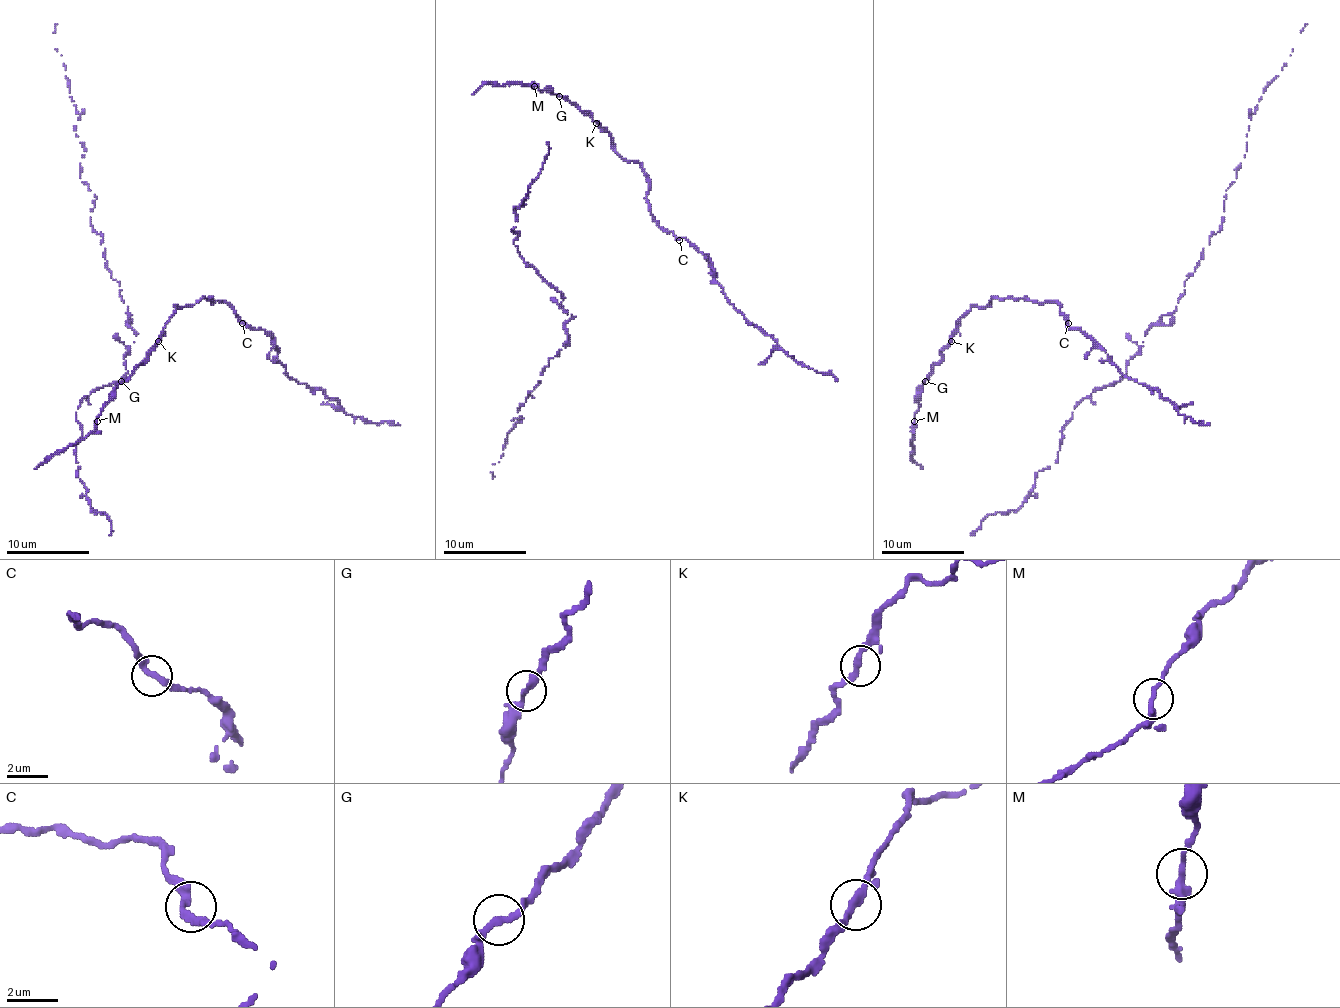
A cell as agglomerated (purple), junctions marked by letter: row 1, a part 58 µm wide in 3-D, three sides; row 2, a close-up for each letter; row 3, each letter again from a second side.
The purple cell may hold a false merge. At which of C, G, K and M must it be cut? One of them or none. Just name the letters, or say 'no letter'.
no letter

